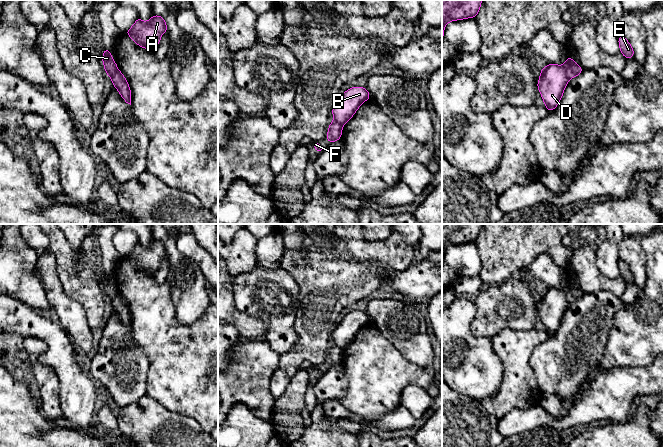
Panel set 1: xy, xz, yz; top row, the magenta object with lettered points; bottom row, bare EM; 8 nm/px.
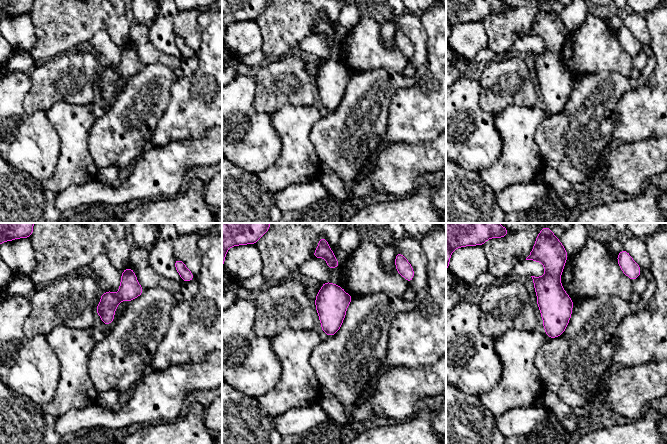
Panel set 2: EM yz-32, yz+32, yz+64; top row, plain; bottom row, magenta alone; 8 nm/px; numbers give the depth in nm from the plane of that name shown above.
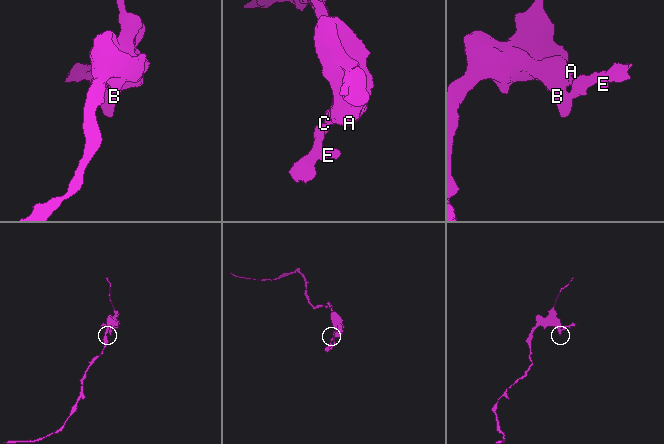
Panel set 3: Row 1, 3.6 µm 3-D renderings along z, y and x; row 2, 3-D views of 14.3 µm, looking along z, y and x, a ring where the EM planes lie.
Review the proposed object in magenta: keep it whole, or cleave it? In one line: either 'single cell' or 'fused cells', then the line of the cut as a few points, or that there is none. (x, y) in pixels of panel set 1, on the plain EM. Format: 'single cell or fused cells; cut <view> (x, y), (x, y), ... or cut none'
fused cells; cut yz (562, 290), (569, 303)

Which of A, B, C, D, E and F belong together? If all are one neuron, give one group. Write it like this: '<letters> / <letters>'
A B D / C E F

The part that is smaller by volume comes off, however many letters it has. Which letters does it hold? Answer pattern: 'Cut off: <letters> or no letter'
Cut off: C, E, F

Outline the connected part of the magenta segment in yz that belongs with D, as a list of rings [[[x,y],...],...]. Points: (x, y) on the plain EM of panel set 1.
[[[550,287],[541,293],[537,312],[549,336],[558,330],[569,304],[561,289]]]

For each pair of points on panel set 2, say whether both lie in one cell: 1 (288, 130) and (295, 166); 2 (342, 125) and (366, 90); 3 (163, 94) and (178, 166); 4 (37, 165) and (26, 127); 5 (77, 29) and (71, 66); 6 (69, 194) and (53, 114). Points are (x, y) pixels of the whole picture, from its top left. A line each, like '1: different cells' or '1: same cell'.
1: same cell
2: same cell
3: different cells
4: same cell
5: different cells
6: different cells

